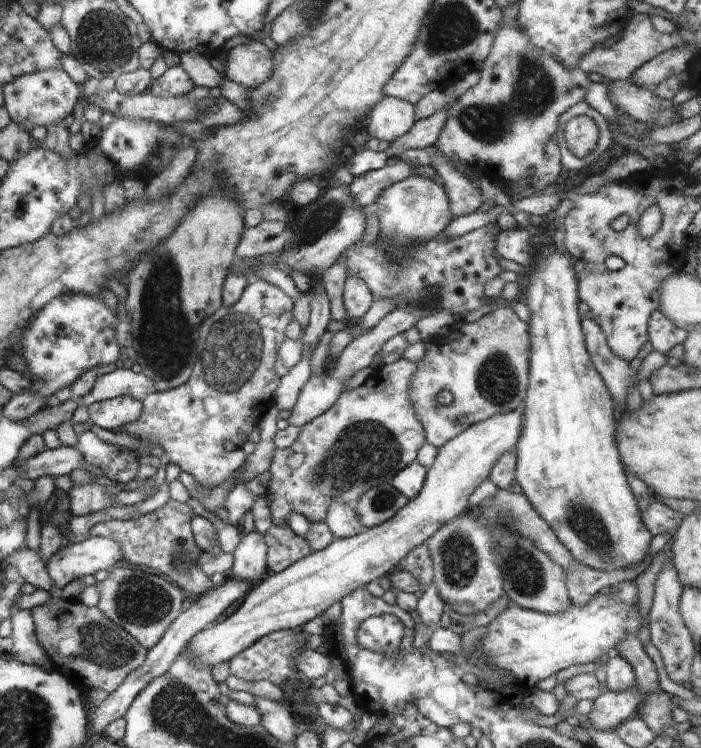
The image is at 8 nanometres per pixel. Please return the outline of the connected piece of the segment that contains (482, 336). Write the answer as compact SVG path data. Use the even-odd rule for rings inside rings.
M501 305L498 310L486 314L476 322L454 322L441 336L427 341L426 354L417 363L416 374L410 386L410 398L414 402L414 410L418 420L424 426L426 443L440 449L447 441L454 440L464 429L478 422L483 422L499 414L522 409L526 388L528 388L528 360L530 360L530 334L528 323L514 314L508 305ZM448 390L454 400L444 407L437 404L439 392Z

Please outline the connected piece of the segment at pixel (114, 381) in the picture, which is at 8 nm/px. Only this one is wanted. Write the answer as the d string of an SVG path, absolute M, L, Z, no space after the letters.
M116 368L97 378L89 396L95 401L128 397L142 403L152 392L152 380L148 376L132 372L130 368Z

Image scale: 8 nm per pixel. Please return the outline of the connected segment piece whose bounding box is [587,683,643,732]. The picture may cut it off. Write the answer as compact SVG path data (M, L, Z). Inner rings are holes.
M637 683L634 684L632 690L604 692L593 701L592 711L587 715L588 722L596 730L603 732L616 730L634 713L642 700Z

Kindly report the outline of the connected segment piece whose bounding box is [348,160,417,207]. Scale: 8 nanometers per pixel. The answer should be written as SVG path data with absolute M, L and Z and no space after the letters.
M398 160L396 164L388 164L355 178L352 184L348 185L348 192L362 207L369 207L375 197L382 190L386 190L386 186L407 180L414 175L416 167L417 165L413 162Z

